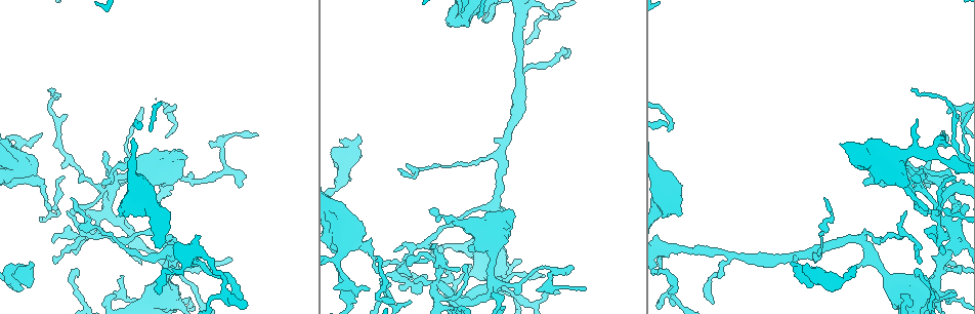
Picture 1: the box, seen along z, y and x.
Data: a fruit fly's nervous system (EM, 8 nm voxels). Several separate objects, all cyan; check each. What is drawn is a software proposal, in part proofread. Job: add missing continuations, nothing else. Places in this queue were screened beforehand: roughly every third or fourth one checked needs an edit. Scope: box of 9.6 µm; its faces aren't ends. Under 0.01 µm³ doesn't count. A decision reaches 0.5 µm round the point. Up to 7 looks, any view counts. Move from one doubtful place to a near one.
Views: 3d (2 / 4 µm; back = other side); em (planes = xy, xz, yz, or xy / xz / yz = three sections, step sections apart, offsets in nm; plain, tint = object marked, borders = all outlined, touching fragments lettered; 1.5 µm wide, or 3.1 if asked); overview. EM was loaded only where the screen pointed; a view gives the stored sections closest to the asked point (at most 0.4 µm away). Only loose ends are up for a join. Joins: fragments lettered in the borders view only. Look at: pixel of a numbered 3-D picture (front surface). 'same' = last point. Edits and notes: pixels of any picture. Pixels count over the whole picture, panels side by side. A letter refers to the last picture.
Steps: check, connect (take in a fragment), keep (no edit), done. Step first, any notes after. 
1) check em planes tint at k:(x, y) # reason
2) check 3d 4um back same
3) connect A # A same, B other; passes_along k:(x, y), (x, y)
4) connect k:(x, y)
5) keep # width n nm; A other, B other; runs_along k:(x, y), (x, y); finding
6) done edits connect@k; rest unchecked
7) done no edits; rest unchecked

check em xy step 8 borders at 1:(536, 290) # tapers out

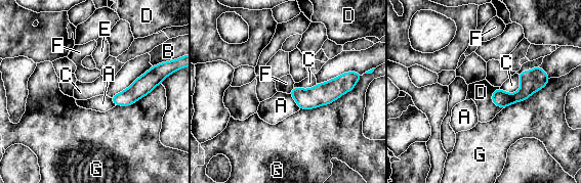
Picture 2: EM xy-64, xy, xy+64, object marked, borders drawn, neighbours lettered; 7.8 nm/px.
keep # longest_contact G 500 nm; A other, B other, C other, D other, E other, F other, G other; none of them fits

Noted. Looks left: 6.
check 3d 4um at 1:(48, 90) # tapers out

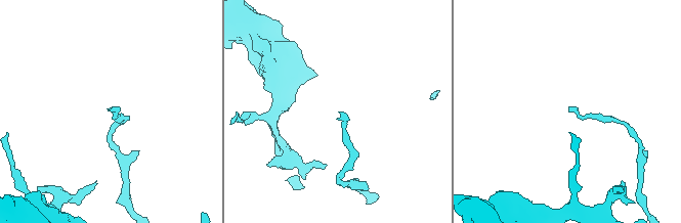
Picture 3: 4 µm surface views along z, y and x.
check em planes borders at 3:(340, 113) # need the tissue

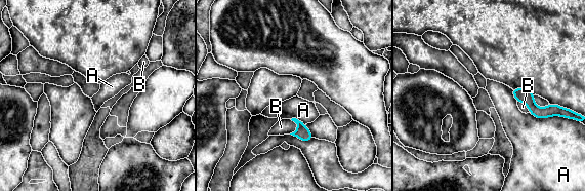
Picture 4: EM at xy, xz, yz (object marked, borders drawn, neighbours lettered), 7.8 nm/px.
keep # A other, B other; border 4:(291, 119), (298, 127), (289, 134); no lettered fragment goes on from it

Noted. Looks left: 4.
check 3d 4um at 1:(955, 295) # thin end

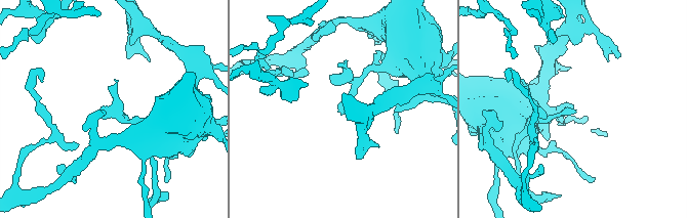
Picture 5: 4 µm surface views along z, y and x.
check em planes borders at 5:(573, 114)

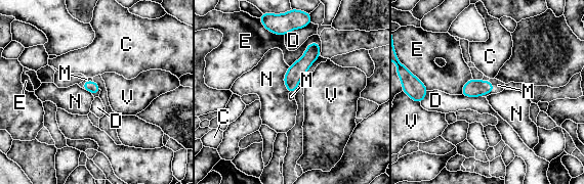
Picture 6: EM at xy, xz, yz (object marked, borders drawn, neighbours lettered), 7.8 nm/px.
connect M # C other, D other, E other, M same, N other, V other; passes_along 6:(473, 88), (492, 91), (498, 85); the neuron continues

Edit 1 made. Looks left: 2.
done edits connect@6; rest unchecked

